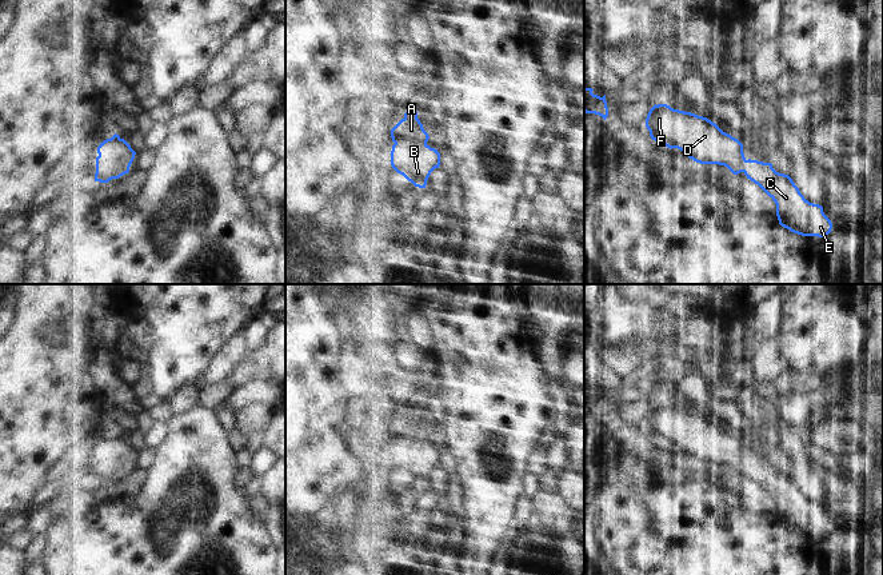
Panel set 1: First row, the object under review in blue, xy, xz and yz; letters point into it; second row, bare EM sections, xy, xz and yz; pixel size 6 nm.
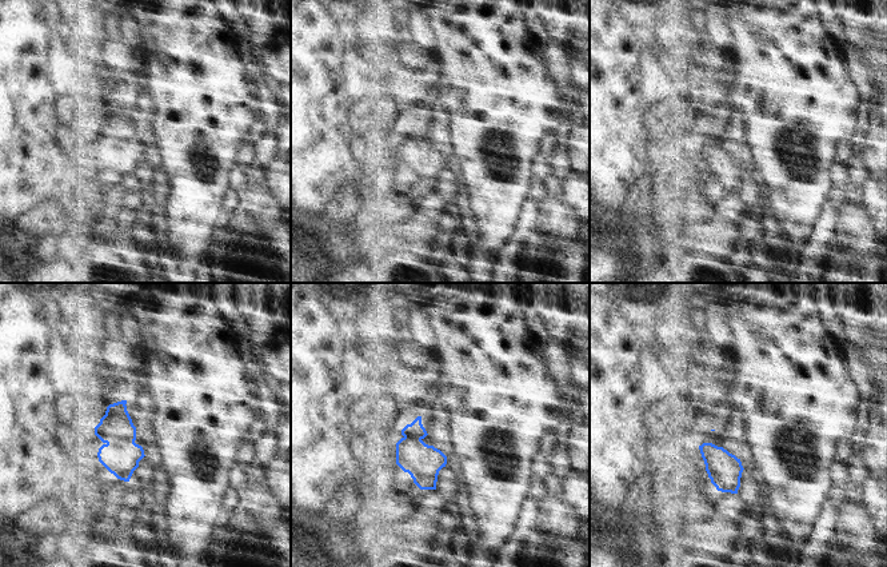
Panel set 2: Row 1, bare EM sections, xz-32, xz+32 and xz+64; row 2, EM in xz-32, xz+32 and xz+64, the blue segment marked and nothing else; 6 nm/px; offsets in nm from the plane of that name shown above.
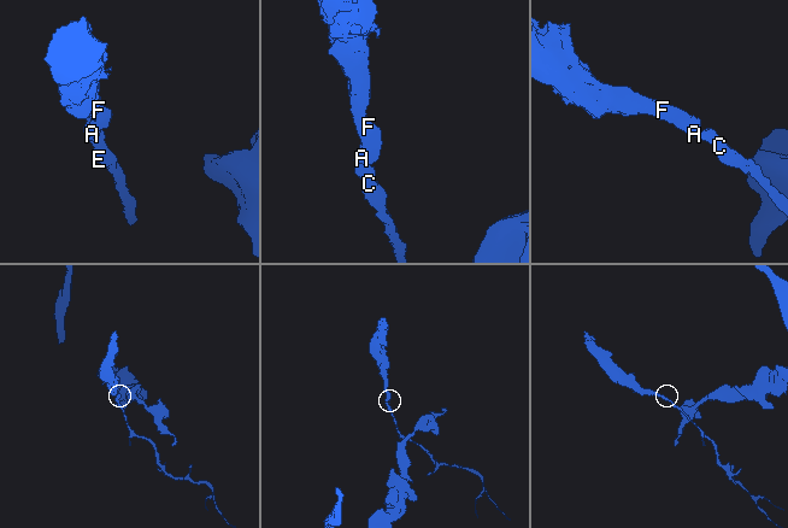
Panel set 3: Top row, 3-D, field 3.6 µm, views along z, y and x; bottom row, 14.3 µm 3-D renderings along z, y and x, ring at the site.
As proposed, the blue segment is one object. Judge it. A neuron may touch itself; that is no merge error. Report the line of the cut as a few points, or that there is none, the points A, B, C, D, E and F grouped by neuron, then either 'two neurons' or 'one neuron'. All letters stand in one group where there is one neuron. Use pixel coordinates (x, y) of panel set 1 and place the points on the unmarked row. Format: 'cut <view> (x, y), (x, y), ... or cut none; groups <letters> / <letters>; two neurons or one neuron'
cut none; groups A B C D E F; one neuron

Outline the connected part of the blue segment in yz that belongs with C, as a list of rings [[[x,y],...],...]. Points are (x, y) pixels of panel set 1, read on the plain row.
[[[655,403],[647,414],[646,426],[650,430],[652,439],[662,442],[671,448],[678,447],[683,450],[696,462],[724,464],[734,474],[743,471],[747,478],[758,483],[775,500],[779,523],[791,531],[802,535],[818,536],[824,536],[831,531],[832,522],[824,514],[822,504],[806,499],[792,478],[788,474],[776,471],[771,462],[747,459],[743,452],[743,443],[738,438],[723,431],[707,416],[674,408],[667,403]]]

